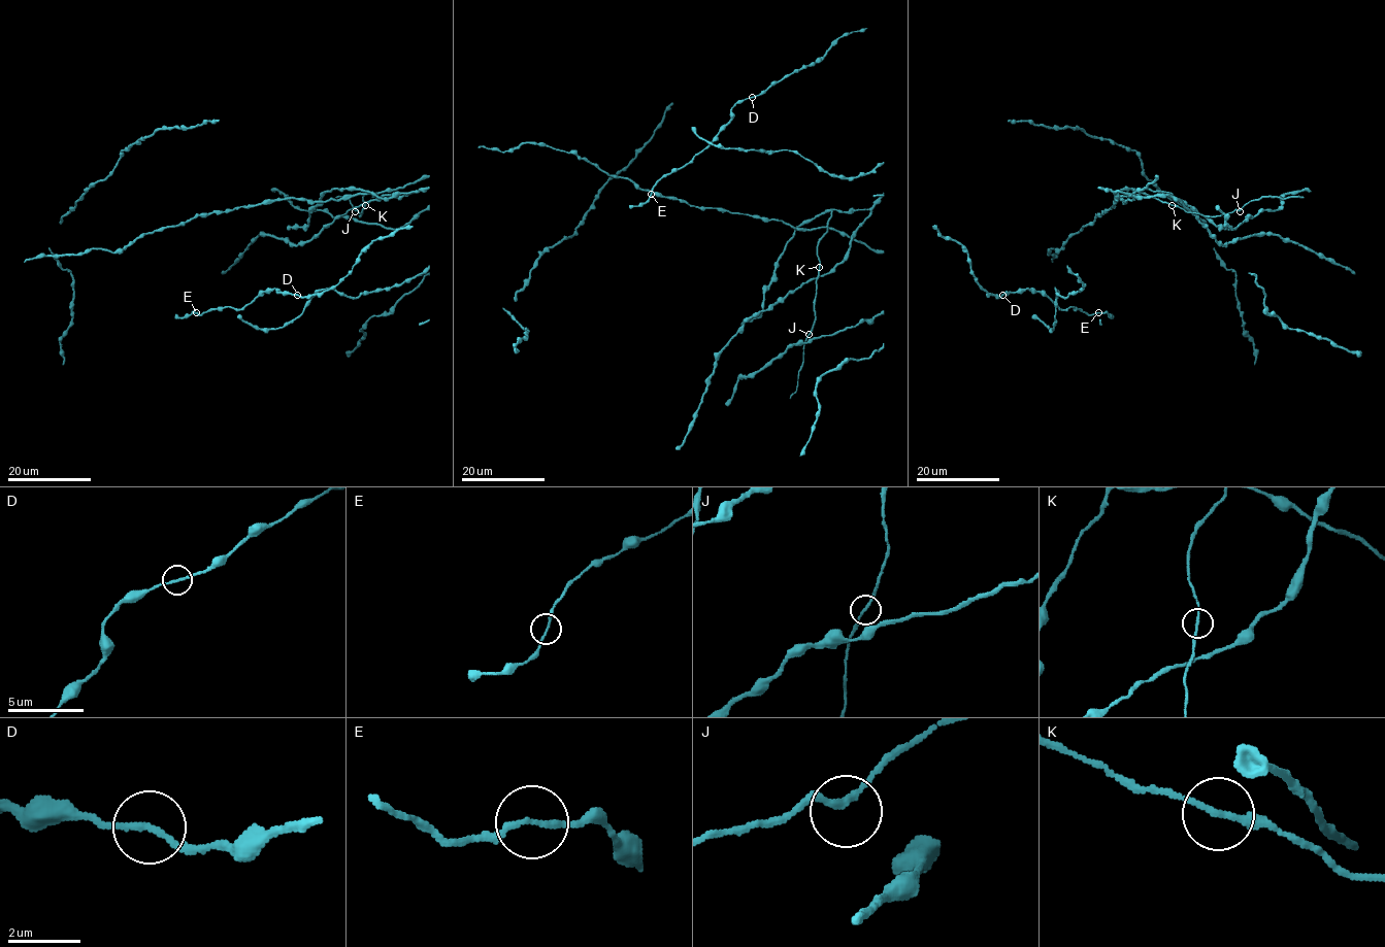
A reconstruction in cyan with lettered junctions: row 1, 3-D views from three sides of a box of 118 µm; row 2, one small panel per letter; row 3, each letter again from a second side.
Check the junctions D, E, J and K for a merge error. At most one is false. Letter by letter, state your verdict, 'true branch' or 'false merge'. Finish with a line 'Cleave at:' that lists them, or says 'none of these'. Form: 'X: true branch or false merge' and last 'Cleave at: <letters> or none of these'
D: true branch
E: true branch
J: true branch
K: true branch
Cleave at: none of these

